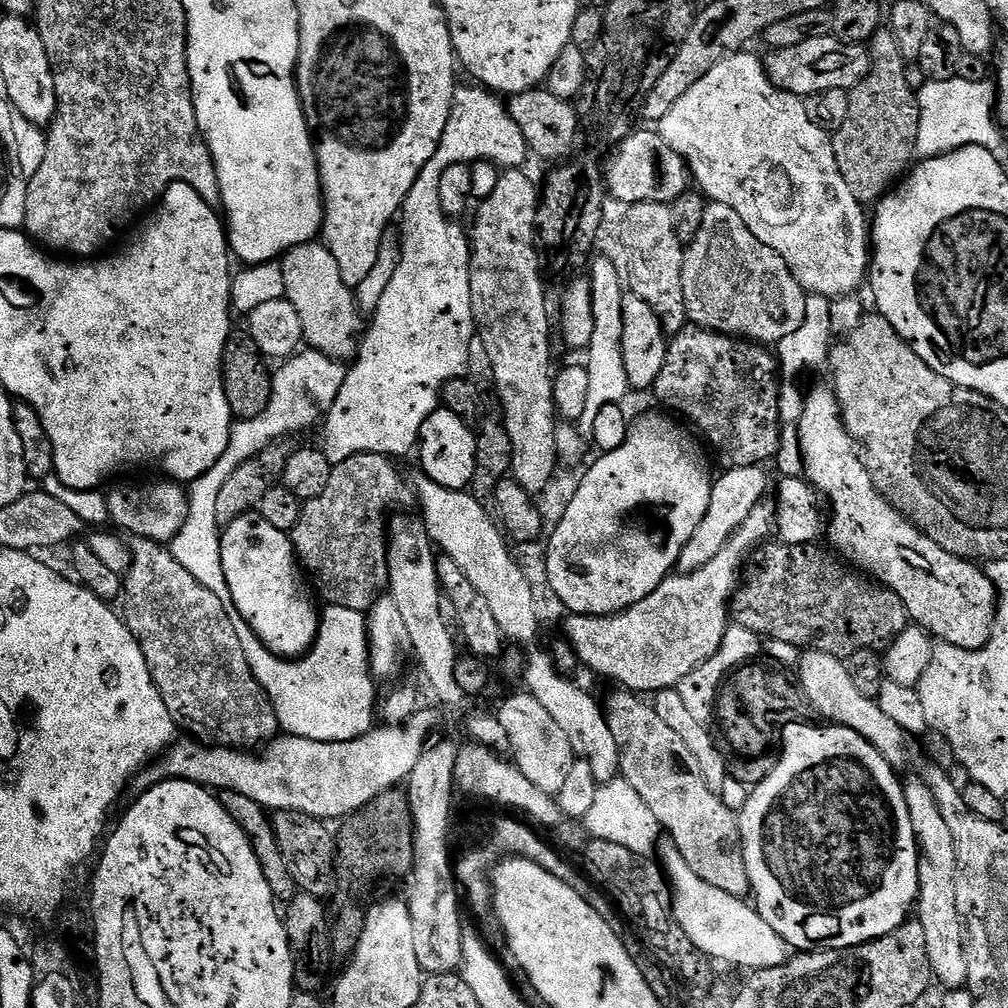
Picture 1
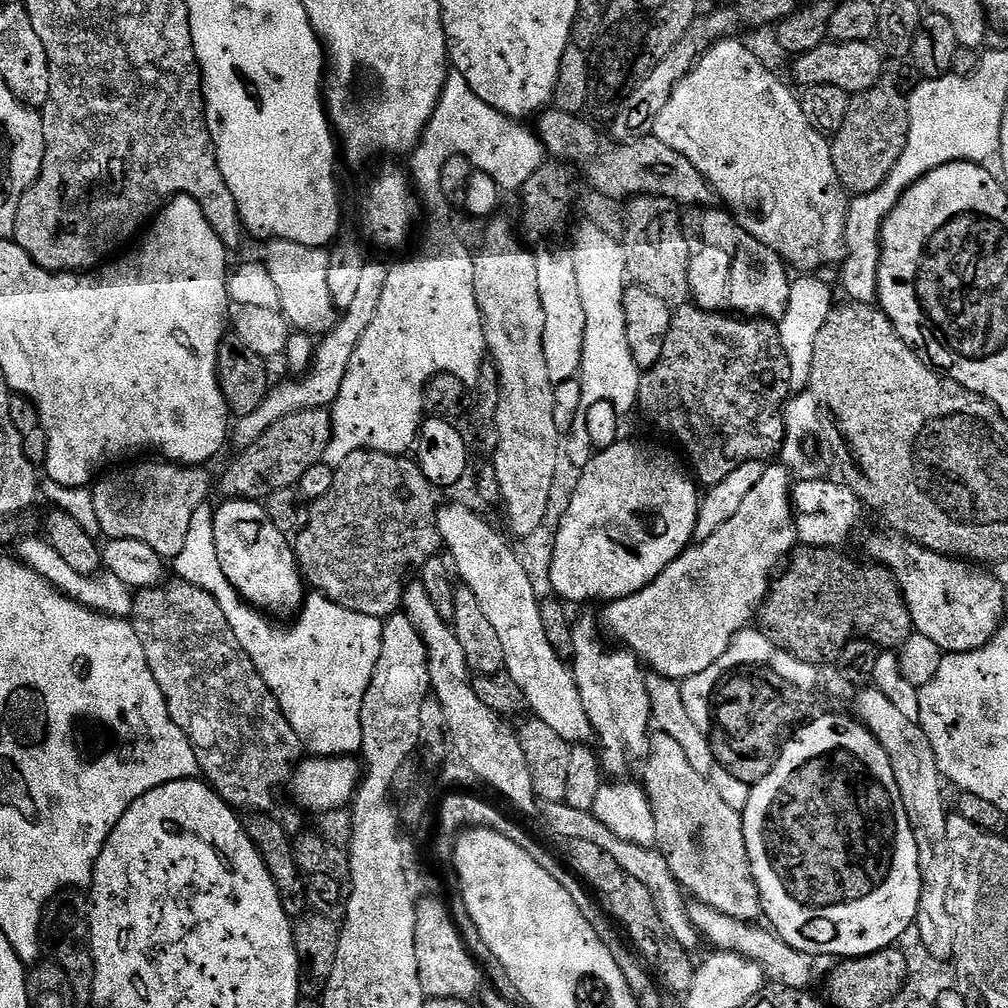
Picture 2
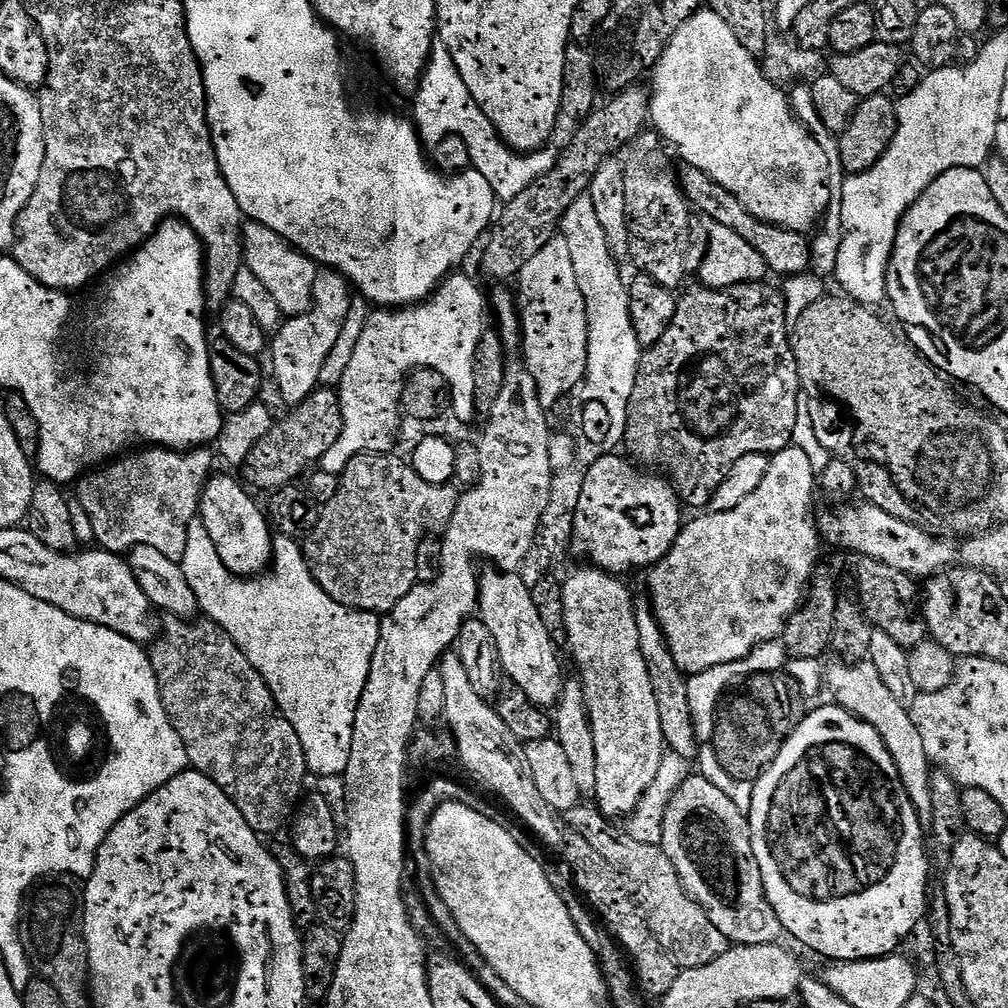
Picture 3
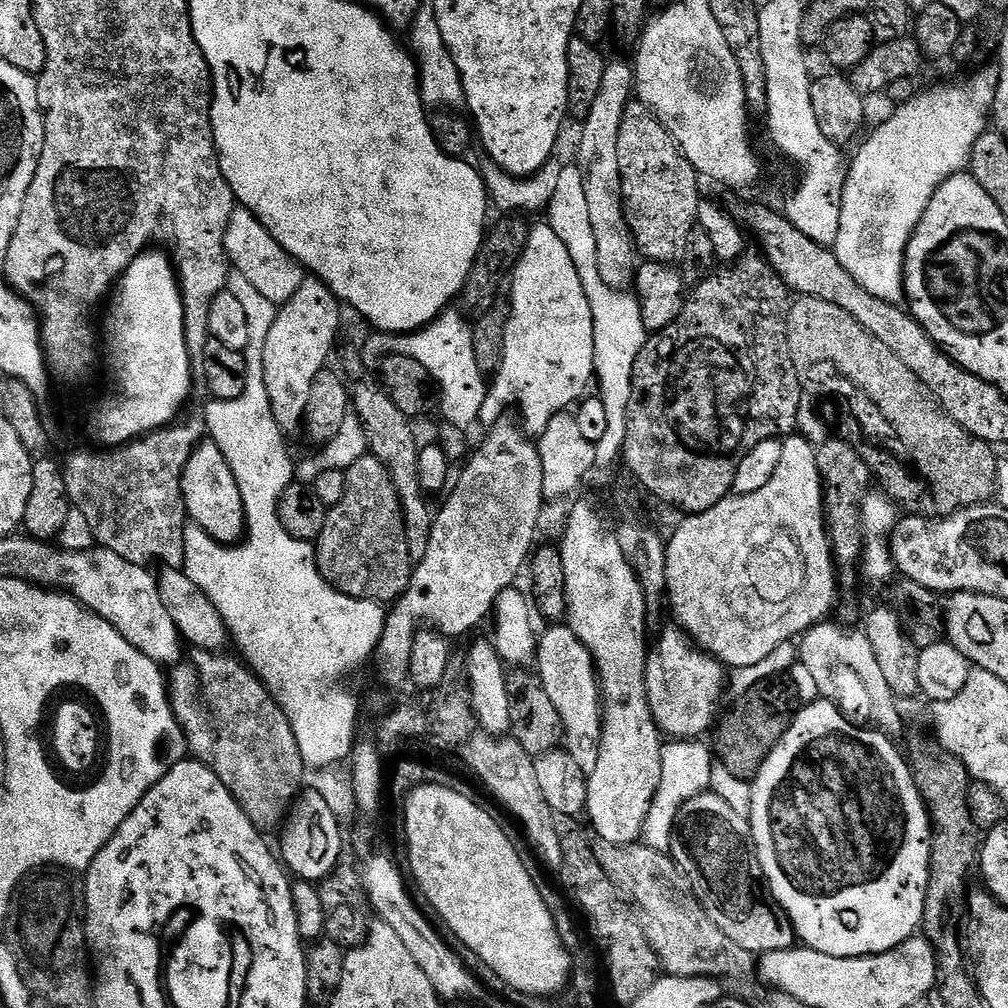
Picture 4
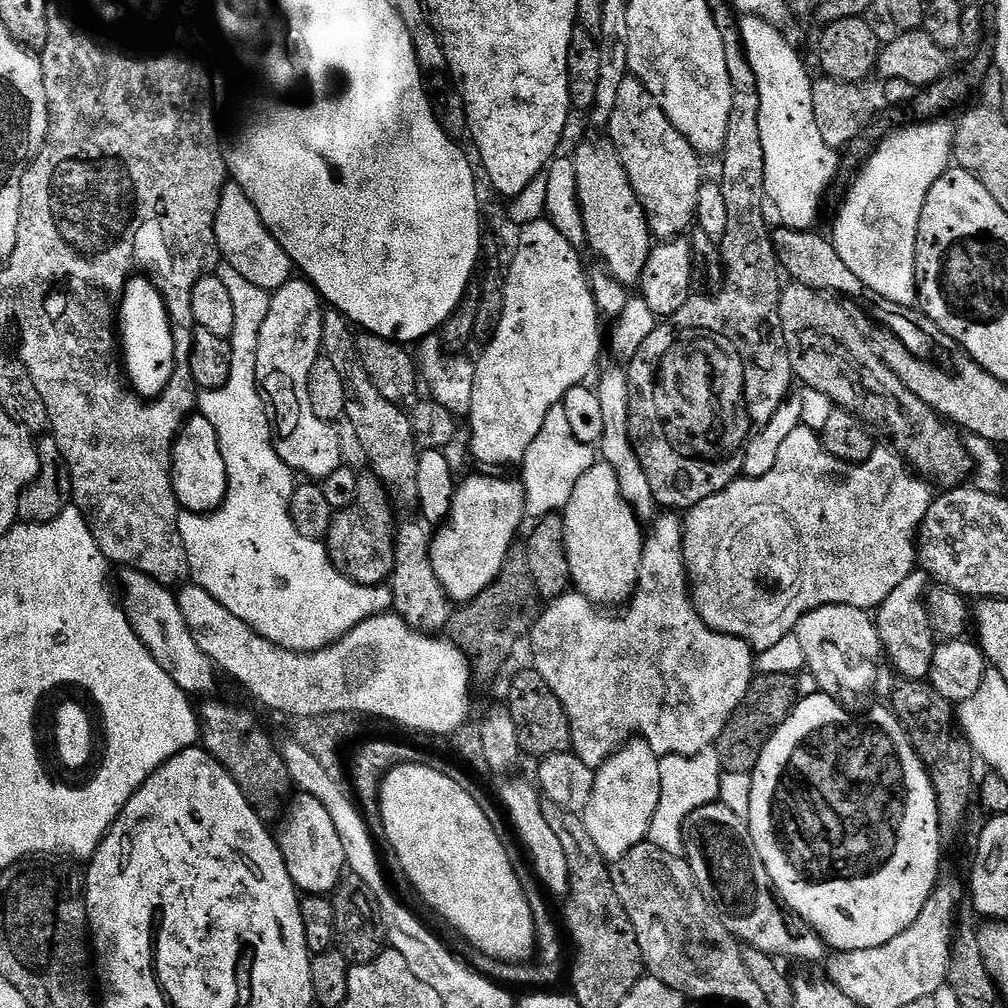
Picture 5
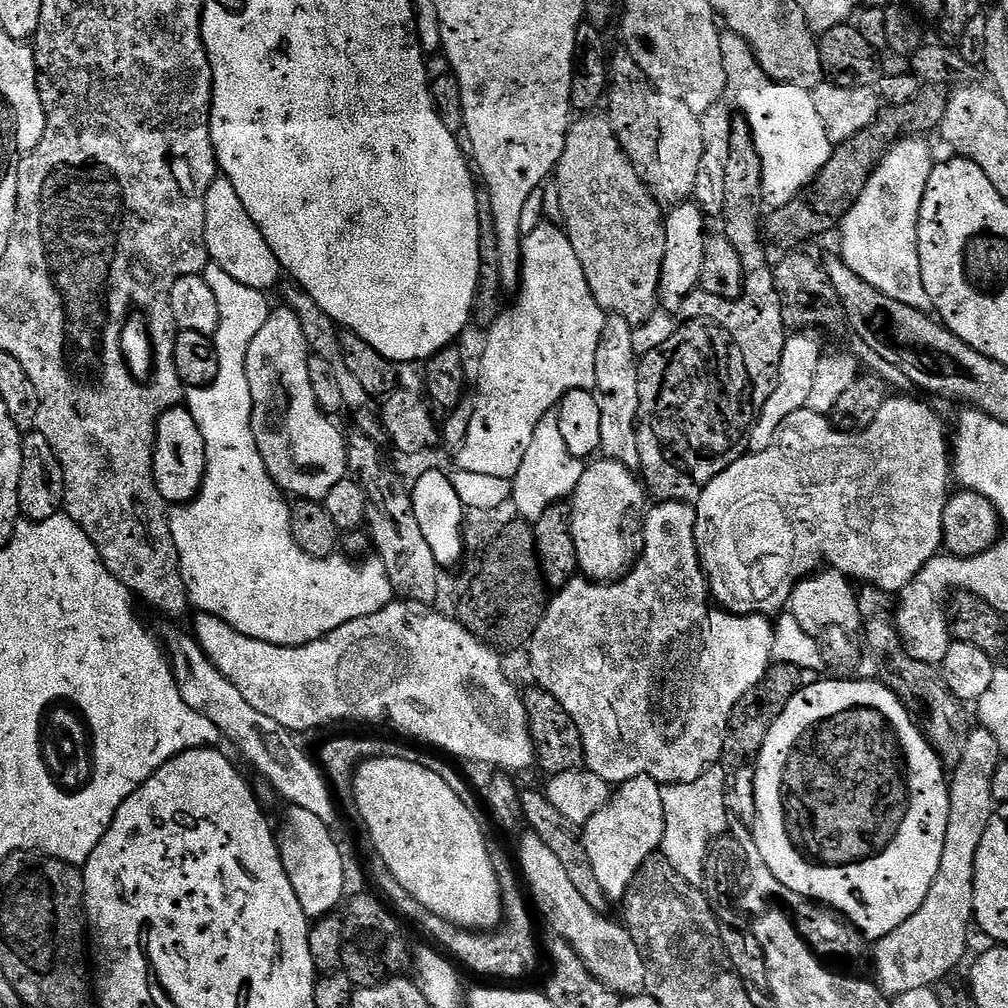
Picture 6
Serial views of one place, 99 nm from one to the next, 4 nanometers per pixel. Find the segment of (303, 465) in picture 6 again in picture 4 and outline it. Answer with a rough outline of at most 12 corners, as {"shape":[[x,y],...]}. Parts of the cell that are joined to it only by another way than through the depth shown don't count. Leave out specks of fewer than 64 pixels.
{"shape":[[305,278],[279,305],[263,351],[280,430],[304,423],[342,305]]}

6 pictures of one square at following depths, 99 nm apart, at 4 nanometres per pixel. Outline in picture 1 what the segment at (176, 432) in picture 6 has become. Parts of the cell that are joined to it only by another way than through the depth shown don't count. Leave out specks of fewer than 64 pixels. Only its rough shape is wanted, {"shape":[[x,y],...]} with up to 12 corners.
{"shape":[[247,515],[219,541],[235,615],[281,658],[320,616],[289,533]]}

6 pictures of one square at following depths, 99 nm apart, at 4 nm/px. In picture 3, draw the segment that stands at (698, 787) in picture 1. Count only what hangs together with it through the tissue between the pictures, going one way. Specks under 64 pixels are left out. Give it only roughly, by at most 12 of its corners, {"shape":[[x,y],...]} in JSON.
{"shape":[[704,775],[668,801],[665,854],[733,945],[786,933],[746,812]]}

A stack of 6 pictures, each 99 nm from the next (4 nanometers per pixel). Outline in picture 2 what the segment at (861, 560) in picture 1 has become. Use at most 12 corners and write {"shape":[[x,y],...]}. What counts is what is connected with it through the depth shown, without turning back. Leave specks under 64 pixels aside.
{"shape":[[906,536],[869,557],[898,582],[913,629],[945,654],[990,643],[1006,593],[975,563]]}

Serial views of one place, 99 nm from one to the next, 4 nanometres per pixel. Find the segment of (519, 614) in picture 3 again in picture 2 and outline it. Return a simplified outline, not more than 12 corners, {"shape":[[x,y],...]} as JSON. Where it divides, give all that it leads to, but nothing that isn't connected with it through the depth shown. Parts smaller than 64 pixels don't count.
{"shape":[[464,504],[436,521],[482,602],[531,715],[568,743],[594,733],[571,667],[546,642],[538,593]]}

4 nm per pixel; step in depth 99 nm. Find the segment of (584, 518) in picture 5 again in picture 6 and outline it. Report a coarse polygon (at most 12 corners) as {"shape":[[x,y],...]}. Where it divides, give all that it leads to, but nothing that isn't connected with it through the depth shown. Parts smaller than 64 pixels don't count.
{"shape":[[596,458],[570,497],[585,575],[632,567],[628,515],[641,477]]}

